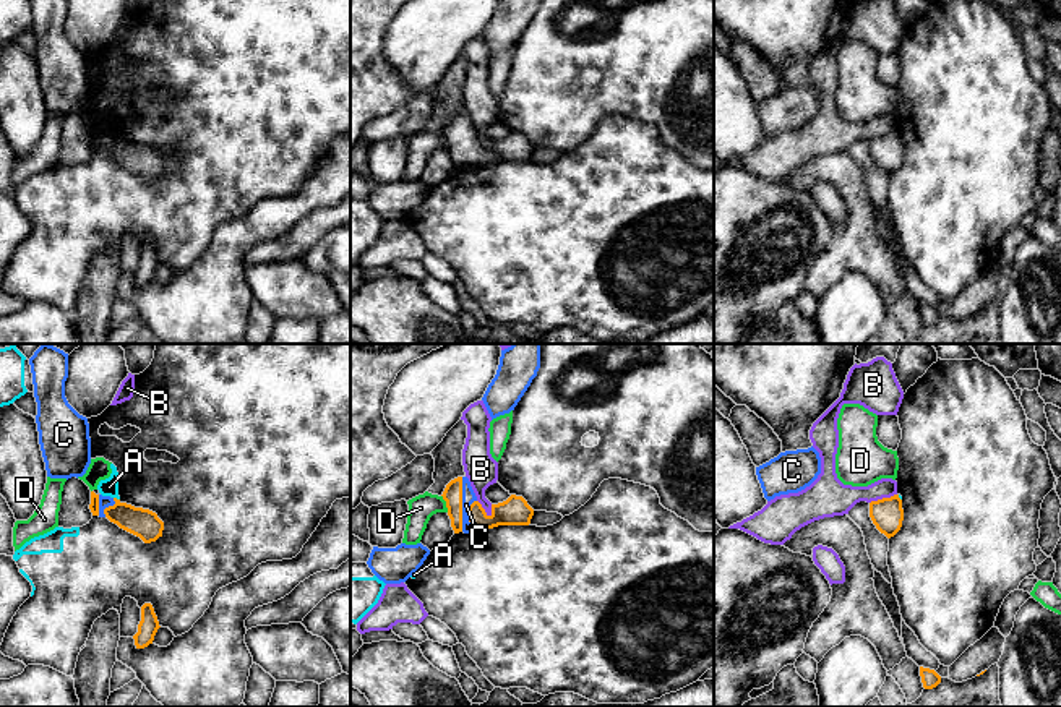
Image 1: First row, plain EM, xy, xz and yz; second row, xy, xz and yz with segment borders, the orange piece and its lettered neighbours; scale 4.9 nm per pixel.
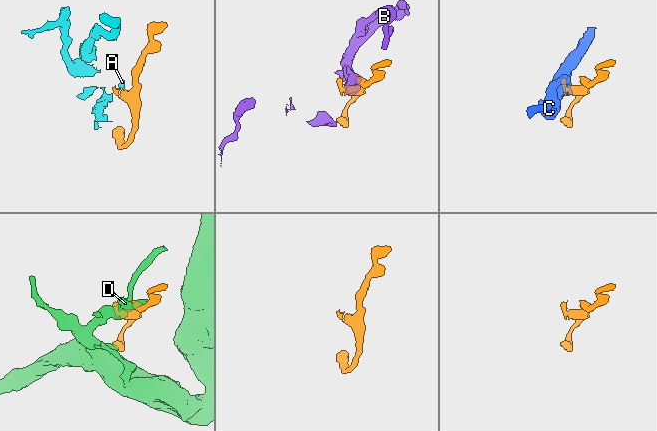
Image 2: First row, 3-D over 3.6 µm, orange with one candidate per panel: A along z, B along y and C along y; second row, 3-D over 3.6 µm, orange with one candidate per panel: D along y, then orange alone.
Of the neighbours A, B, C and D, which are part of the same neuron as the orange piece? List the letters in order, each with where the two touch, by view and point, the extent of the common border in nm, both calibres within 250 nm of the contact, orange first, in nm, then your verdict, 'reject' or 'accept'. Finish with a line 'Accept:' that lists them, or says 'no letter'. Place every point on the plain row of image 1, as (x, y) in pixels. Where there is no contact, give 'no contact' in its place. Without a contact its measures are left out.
A: meets orange in xy at (115, 135); contact 40 nm long; 140 nm thick on the orange side, 90 nm on the other; reject
B: meets orange in xz at (482, 145); contact 110 nm long; 140 nm thick on the orange side, 160 nm on the other; reject
C: meets orange in xz at (461, 141); contact 280 nm long; 100 nm thick on the orange side, 70 nm on the other; accept
D: meets orange in xz at (446, 140); contact 90 nm long; 100 nm thick on the orange side, 130 nm on the other; reject
Accept: C

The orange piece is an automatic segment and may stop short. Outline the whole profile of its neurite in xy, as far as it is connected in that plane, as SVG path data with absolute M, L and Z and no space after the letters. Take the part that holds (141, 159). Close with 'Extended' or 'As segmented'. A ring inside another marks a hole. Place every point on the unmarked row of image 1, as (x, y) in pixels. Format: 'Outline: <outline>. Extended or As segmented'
Outline: M91 128L89 146L92 152L107 154L120 165L140 174L144 180L162 174L164 159L149 146L135 144L117 135L96 131L94 128Z. Extended

